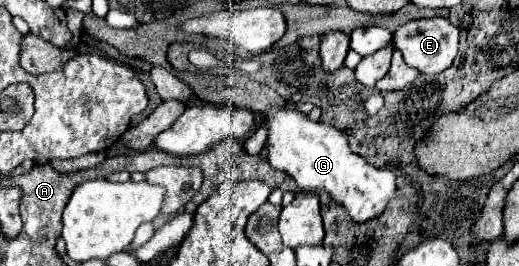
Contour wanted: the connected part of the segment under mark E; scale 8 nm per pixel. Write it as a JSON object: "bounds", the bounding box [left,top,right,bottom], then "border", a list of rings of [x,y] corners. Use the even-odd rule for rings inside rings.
{"bounds":[393,18,459,74],"border":[[[423,18],[413,20],[401,26],[393,34],[393,44],[397,50],[401,50],[405,62],[411,68],[417,68],[423,74],[439,74],[445,68],[451,66],[453,58],[457,56],[457,44],[459,44],[459,30],[447,20],[447,18]]]}

